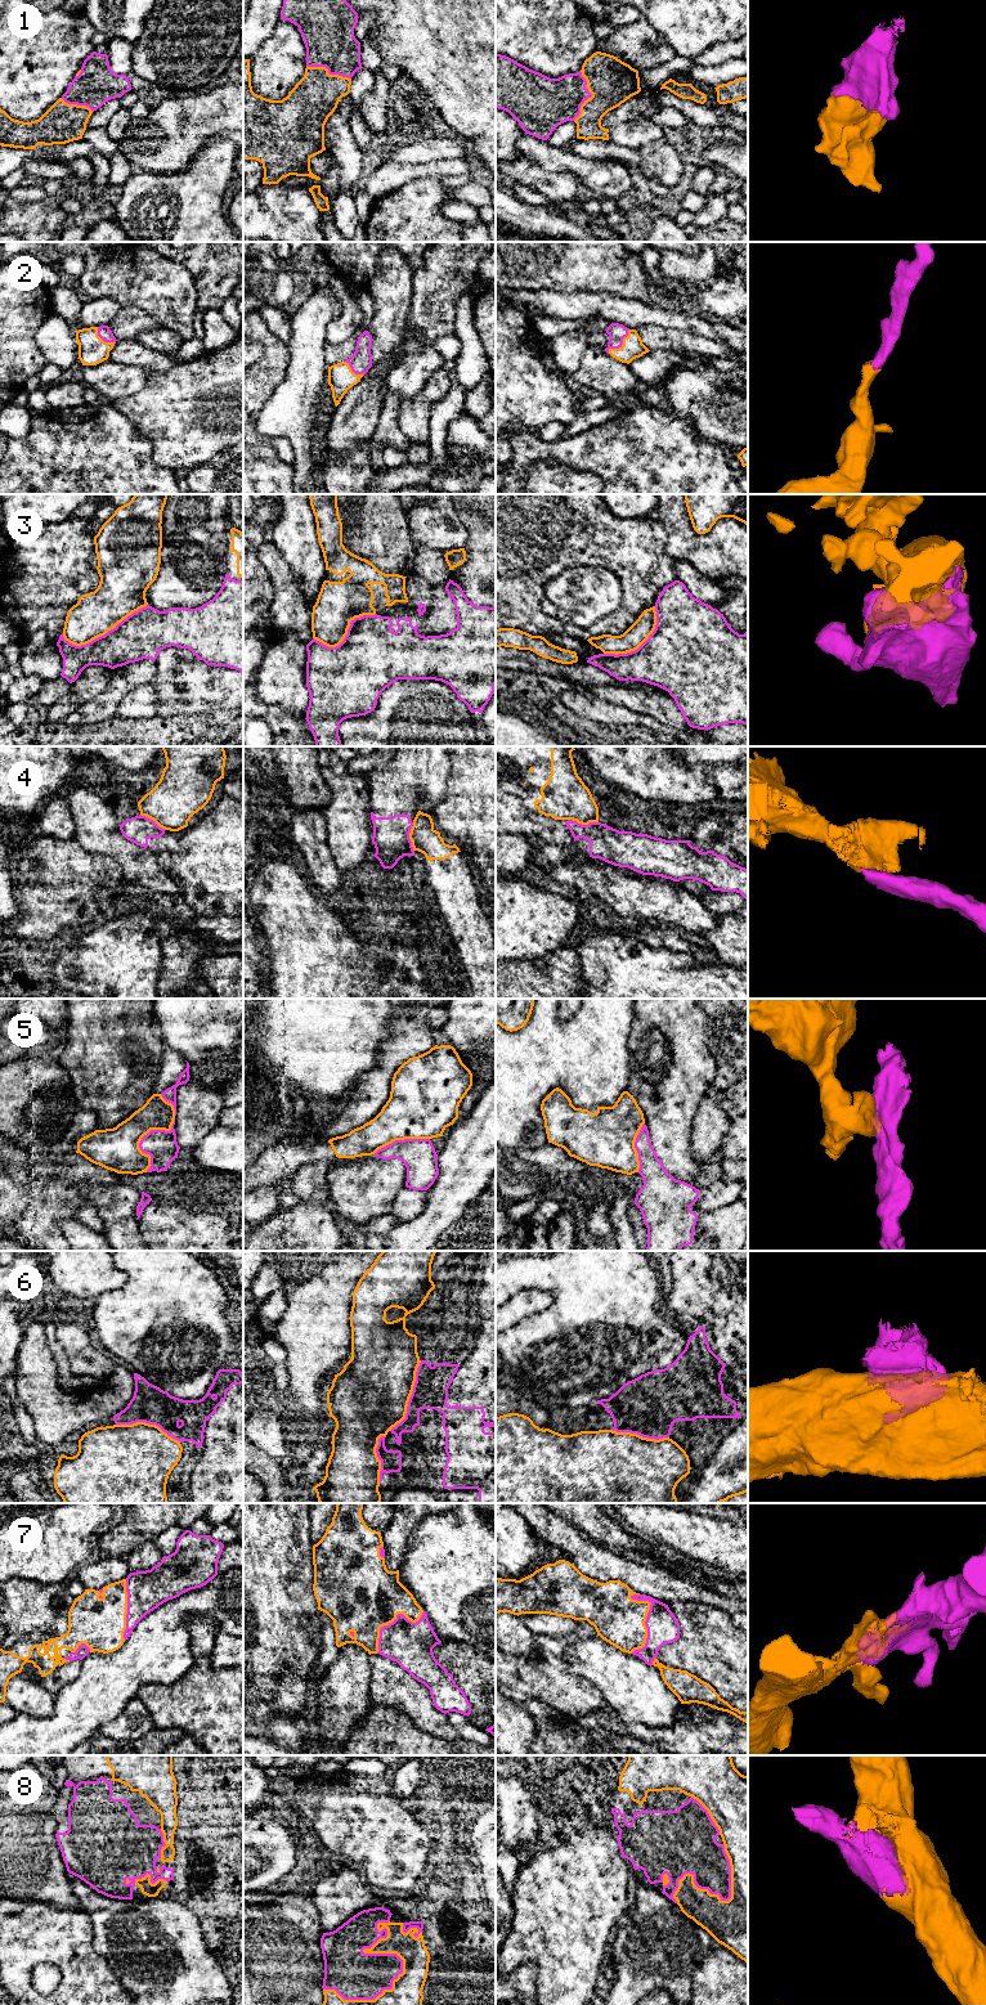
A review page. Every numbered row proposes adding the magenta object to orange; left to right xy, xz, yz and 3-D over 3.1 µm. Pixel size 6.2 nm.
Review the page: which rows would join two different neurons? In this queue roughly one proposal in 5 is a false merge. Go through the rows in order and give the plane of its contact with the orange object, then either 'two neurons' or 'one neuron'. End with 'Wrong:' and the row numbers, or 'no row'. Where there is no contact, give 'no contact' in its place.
1: yz | one neuron
2: yz | one neuron
3: xy | one neuron
4: xz | two neurons
5: xy | two neurons
6: xz | two neurons
7: yz | one neuron
8: xz | one neuron
Wrong: 4, 5, 6

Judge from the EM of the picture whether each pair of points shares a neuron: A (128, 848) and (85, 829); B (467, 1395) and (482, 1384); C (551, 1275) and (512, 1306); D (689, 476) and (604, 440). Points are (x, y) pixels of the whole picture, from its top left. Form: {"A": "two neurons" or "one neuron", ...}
{"A": "one neuron", "B": "one neuron", "C": "two neurons", "D": "one neuron"}

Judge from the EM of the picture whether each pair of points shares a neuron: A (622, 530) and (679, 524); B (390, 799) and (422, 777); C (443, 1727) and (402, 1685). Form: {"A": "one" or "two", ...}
{"A": "two", "B": "one", "C": "one"}

